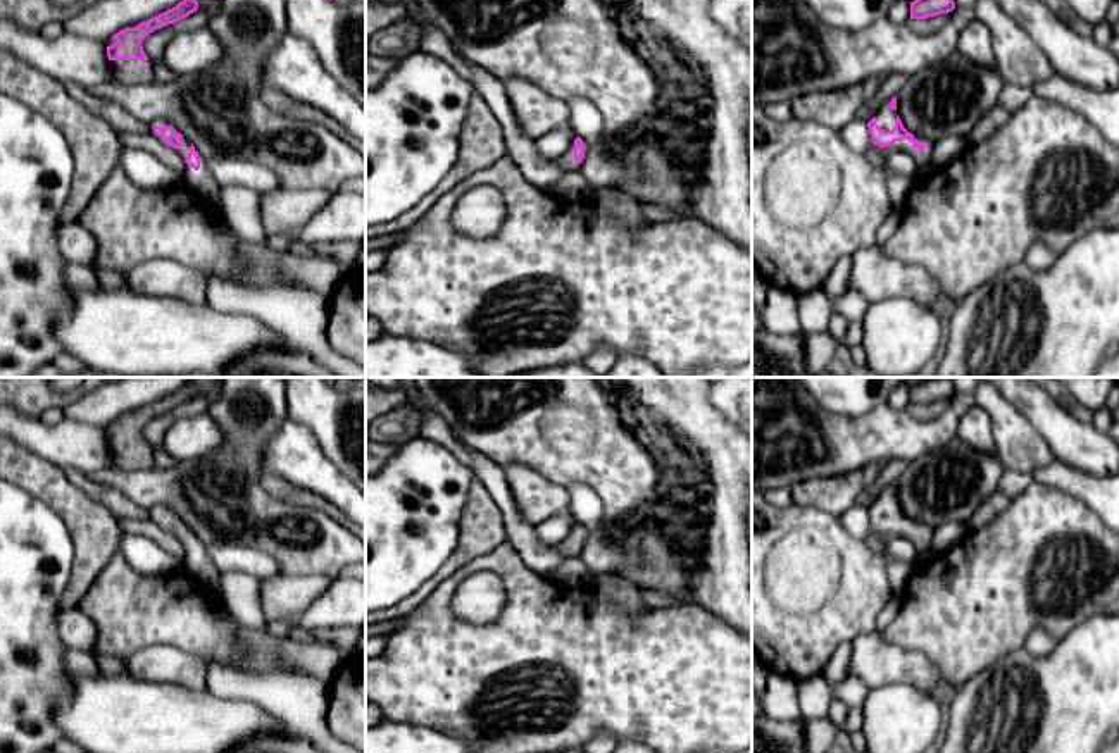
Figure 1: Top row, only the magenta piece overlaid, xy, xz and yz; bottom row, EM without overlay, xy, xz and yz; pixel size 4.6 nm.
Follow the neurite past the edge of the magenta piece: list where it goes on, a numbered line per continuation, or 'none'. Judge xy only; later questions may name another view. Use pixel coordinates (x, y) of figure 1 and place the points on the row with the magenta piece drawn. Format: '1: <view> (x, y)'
1: xy (202, 183)

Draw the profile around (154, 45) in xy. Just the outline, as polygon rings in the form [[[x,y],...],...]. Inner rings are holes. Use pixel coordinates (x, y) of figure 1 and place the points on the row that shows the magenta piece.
[[[195,12],[174,24],[167,24],[160,29],[155,29],[143,40],[143,43],[141,43],[143,52],[147,53],[148,60],[153,65],[162,65],[162,53],[164,53],[167,43],[172,40],[172,36],[186,28],[200,28],[200,26],[207,24],[207,21],[209,19],[205,14]]]

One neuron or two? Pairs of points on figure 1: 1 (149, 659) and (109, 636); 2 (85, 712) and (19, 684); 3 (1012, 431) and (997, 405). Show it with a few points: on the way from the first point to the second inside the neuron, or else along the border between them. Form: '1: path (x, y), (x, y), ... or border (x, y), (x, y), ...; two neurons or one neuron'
1: border (176, 647), (145, 645), (125, 660); two neurons
2: border (73, 674), (73, 690), (54, 709), (61, 734); two neurons
3: path (1007, 424), (1000, 412); one neuron

